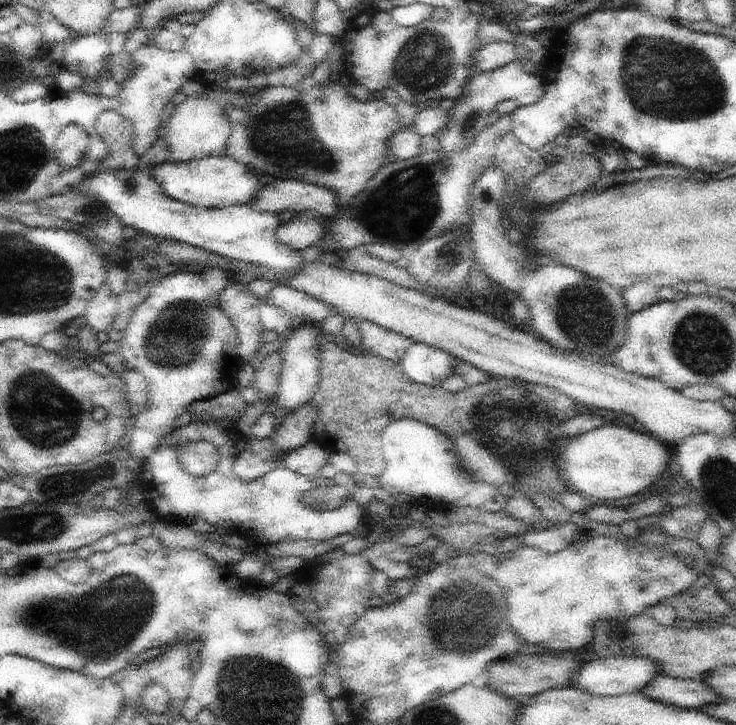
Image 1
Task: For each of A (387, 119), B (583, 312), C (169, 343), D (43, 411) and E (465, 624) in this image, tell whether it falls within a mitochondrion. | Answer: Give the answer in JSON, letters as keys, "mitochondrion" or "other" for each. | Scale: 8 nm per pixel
{"A":"other","B":"mitochondrion","C":"mitochondrion","D":"mitochondrion","E":"mitochondrion"}

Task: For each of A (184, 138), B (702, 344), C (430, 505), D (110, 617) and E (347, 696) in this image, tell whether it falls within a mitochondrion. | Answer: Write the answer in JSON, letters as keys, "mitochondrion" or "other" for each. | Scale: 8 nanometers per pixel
{"A":"other","B":"mitochondrion","C":"other","D":"mitochondrion","E":"other"}

